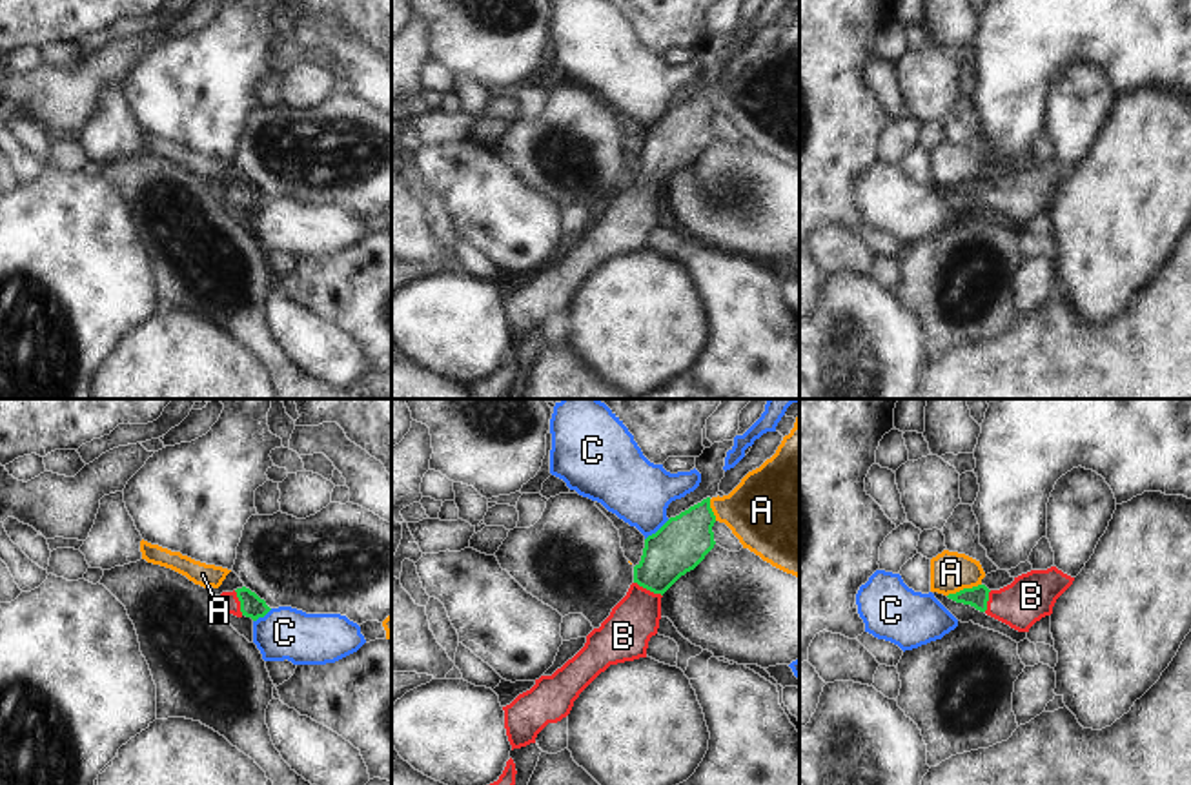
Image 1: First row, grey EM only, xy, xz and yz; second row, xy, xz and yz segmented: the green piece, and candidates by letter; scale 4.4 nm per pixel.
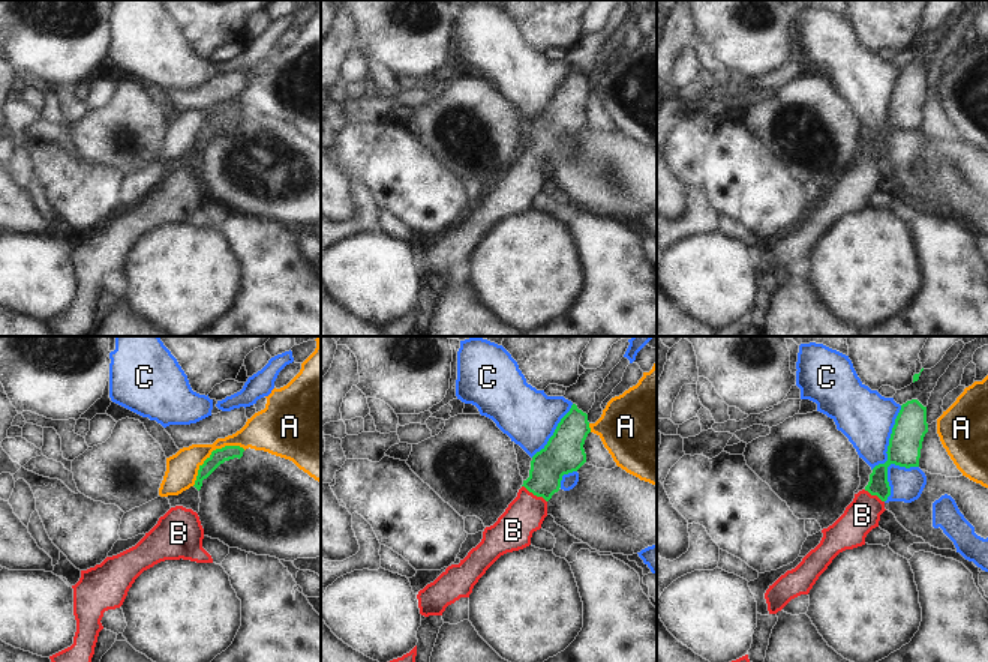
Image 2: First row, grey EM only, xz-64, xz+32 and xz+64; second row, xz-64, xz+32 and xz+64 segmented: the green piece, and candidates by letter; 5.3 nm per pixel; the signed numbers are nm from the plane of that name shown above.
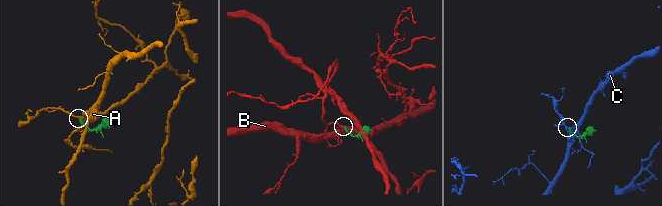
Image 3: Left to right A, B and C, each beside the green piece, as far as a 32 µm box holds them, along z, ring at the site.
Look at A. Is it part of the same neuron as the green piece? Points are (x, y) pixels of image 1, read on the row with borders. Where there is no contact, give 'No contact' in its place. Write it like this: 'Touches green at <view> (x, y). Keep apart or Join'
Touches green at yz (964, 589). Keep apart

